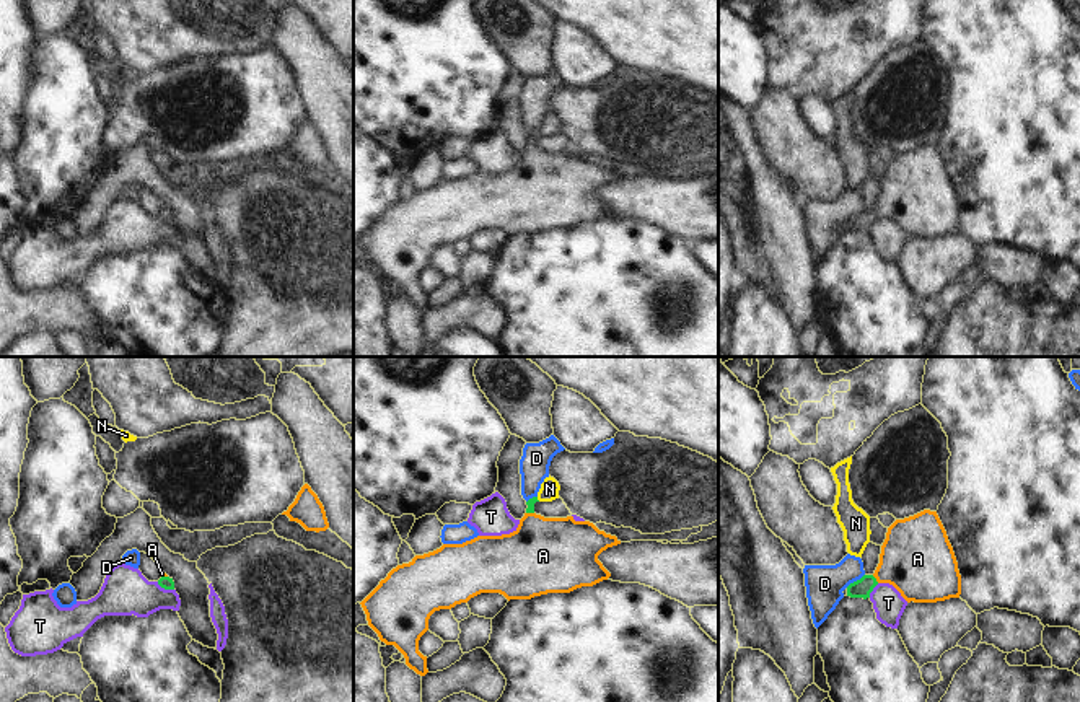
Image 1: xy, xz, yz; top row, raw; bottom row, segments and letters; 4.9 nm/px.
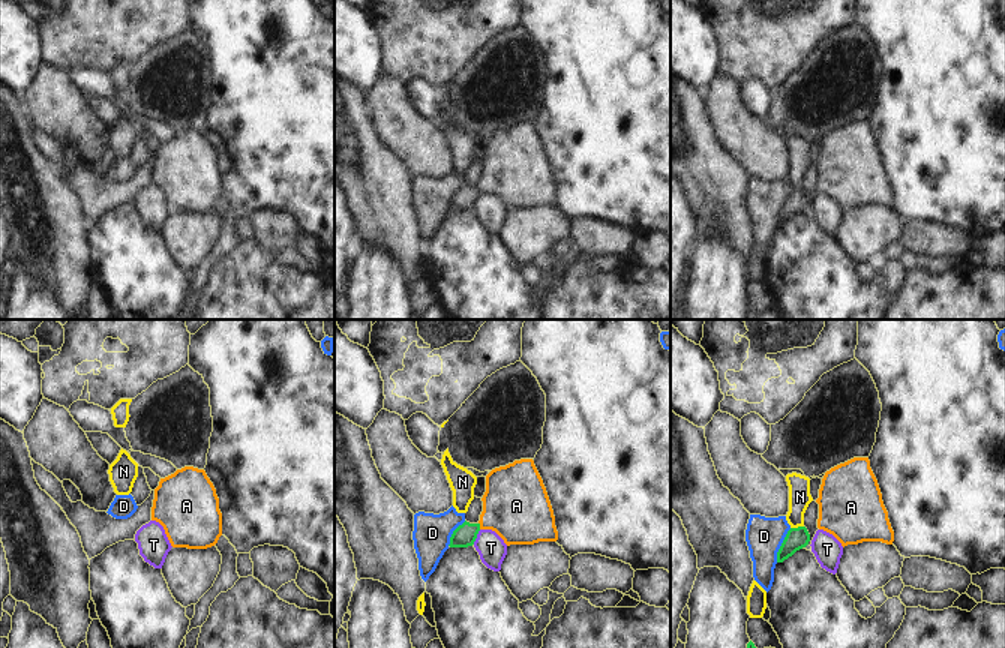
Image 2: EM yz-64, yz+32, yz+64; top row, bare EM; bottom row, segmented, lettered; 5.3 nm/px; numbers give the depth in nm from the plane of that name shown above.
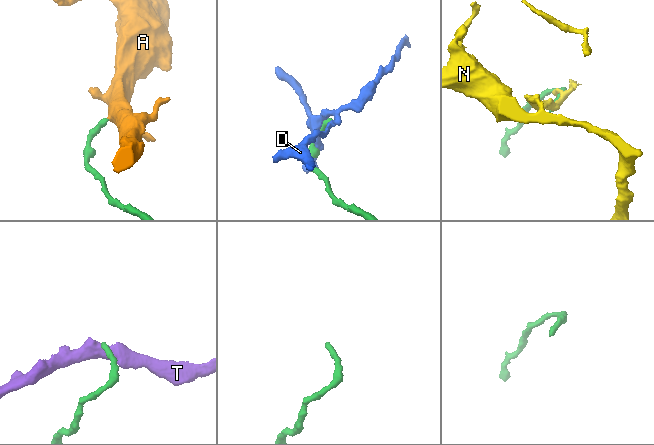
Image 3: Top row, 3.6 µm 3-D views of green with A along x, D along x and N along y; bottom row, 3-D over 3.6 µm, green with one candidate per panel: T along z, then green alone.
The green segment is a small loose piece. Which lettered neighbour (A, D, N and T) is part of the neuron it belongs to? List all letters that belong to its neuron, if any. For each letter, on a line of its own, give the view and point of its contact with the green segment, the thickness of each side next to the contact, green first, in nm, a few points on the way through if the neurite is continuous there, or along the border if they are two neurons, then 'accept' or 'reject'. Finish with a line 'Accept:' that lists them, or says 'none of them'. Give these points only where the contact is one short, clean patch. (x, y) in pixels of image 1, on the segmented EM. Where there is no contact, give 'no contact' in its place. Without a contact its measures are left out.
A: meets green in yz at (875, 579); 90 nm thick on the green side, 360 nm on the other; runs through yz (860, 588), (875, 579), (908, 561), (917, 559); accept
D: meets green in yz at (854, 582); 90 nm thick on the green side, 190 nm on the other; reject
N: meets green in xz at (536, 499); 40 nm thick on the green side, 100 nm on the other; reject
T: meets green in xy at (165, 588); 60 nm thick on the green side, 240 nm on the other; border along xy (157, 582), (173, 590); reject
Accept: A

